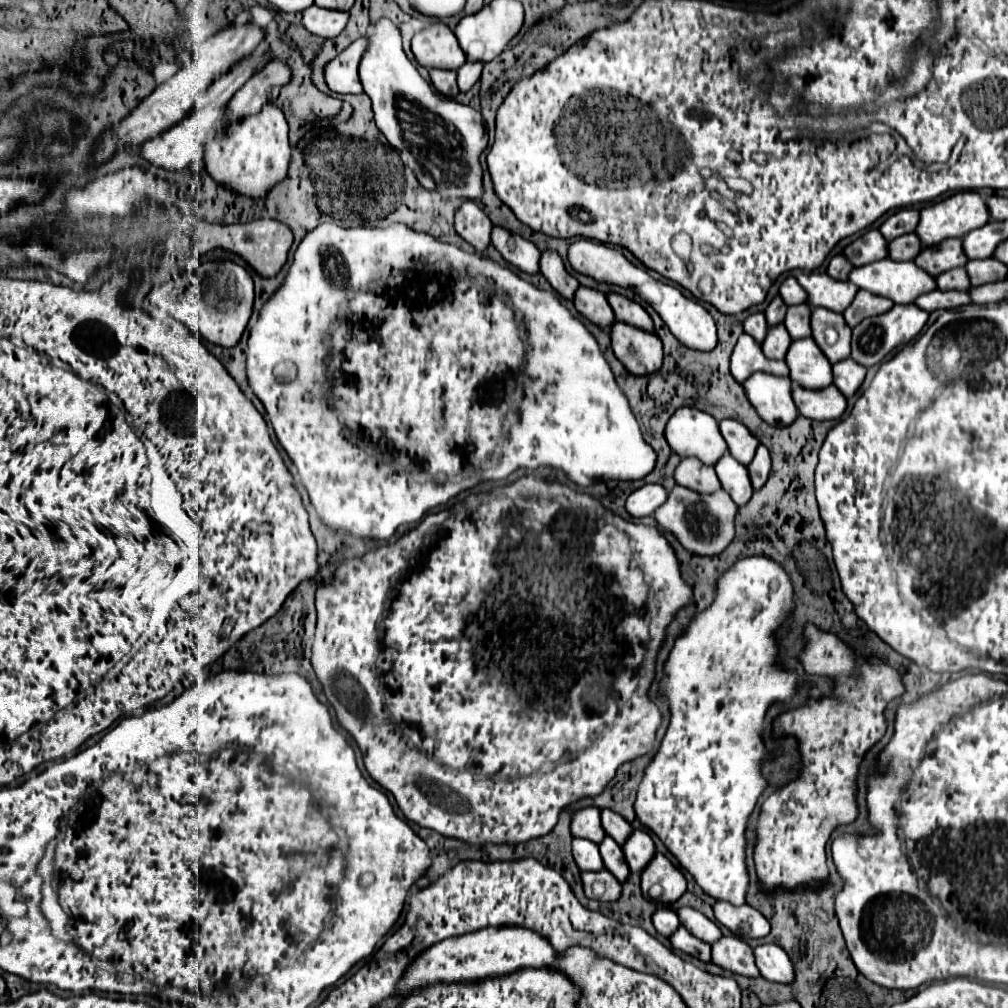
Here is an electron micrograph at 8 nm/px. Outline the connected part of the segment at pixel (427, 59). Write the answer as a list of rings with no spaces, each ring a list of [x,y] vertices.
[[[433,22],[411,40],[415,60],[425,68],[457,70],[465,64],[465,52],[461,50],[455,34],[443,22]]]

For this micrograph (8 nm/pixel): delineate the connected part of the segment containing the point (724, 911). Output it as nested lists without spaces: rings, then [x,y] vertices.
[[[715,902],[713,912],[717,922],[741,938],[763,938],[769,934],[767,918],[749,904],[733,906],[729,902]]]

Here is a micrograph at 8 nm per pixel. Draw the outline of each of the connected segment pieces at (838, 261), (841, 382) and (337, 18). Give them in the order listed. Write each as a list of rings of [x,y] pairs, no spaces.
[[[837,254],[831,258],[831,262],[827,266],[827,274],[835,280],[847,280],[847,274],[851,272],[851,268],[853,266],[845,258],[841,258],[841,254]]]
[[[845,358],[837,364],[833,364],[833,384],[841,390],[843,396],[853,396],[857,388],[863,384],[865,378],[865,368],[861,368],[855,360]]]
[[[309,6],[305,12],[301,12],[303,18],[301,18],[301,24],[315,36],[321,36],[321,38],[333,38],[337,36],[345,24],[347,24],[347,18],[349,14],[347,12],[335,12],[335,10],[325,10],[325,8],[319,8],[319,6]]]

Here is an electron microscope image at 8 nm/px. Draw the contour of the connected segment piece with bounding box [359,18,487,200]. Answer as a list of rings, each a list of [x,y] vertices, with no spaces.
[[[381,18],[373,22],[367,38],[369,46],[361,58],[359,76],[365,94],[373,102],[377,128],[401,152],[405,164],[427,190],[455,198],[479,198],[483,194],[479,154],[487,146],[487,130],[481,114],[471,106],[441,96],[421,78],[403,52],[401,32],[393,20]]]

